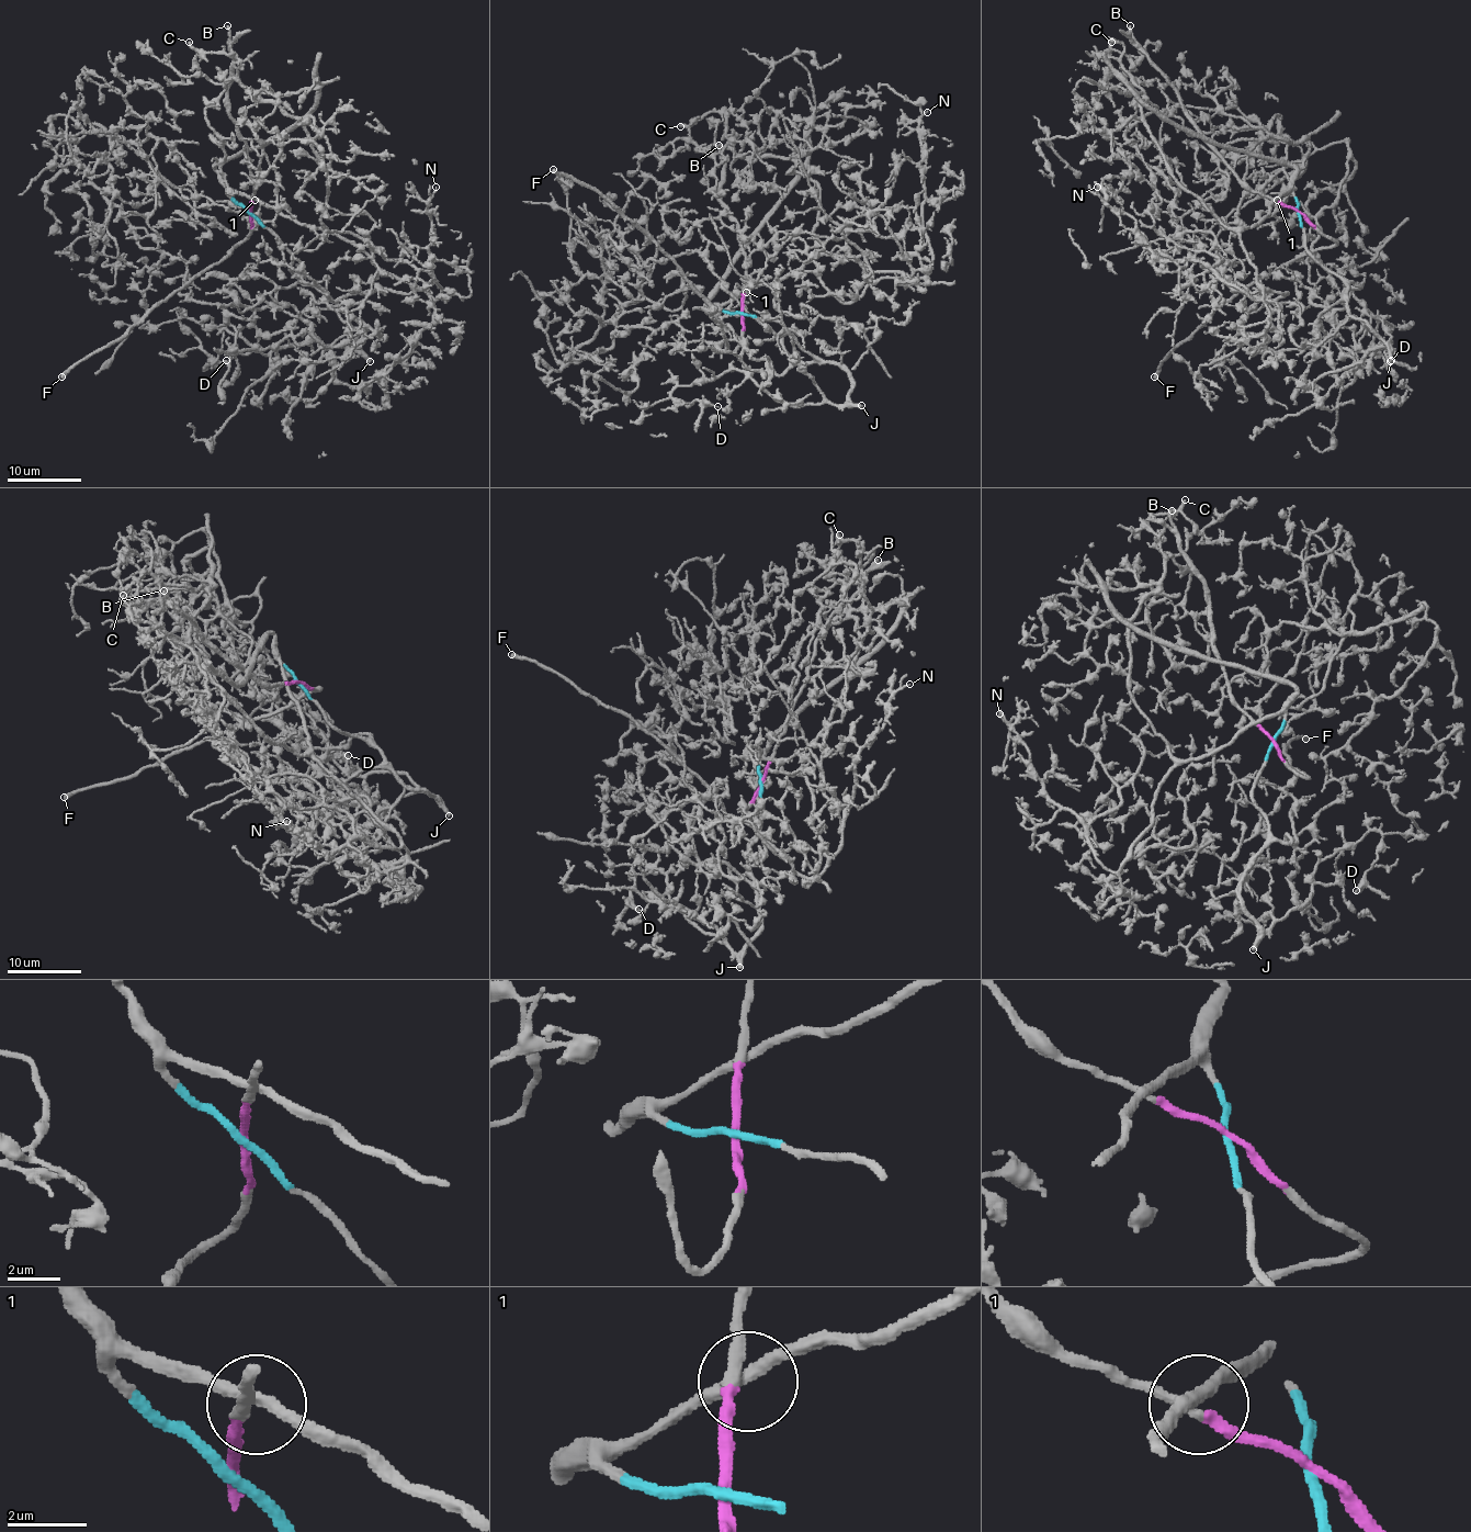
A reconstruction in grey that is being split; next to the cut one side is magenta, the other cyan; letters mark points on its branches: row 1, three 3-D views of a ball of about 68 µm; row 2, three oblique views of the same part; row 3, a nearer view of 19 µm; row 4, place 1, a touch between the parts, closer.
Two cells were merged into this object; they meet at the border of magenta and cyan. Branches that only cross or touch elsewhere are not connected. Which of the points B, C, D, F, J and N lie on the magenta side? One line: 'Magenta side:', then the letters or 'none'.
Magenta side: B, F

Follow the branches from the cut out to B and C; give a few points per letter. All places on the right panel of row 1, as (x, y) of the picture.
B: (1298, 211), (1253, 192), (1242, 181), (1188, 114), (1175, 86), (1133, 41), (1130, 26)
C: (1298, 211), (1290, 190), (1256, 224), (1226, 227), (1173, 173), (1145, 123), (1141, 89), (1096, 53), (1111, 41)

